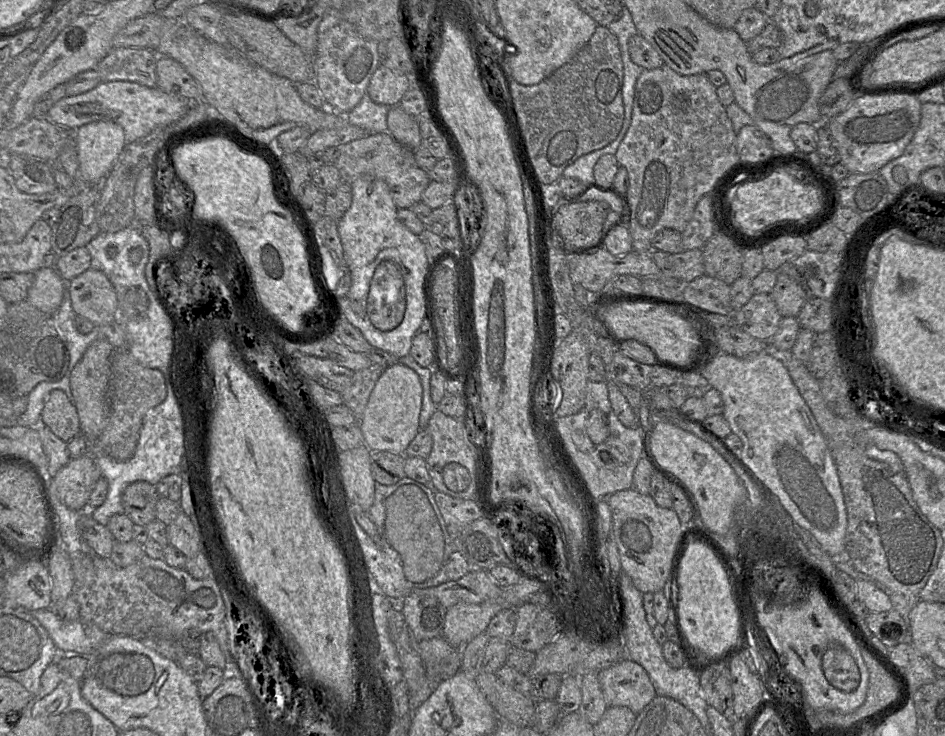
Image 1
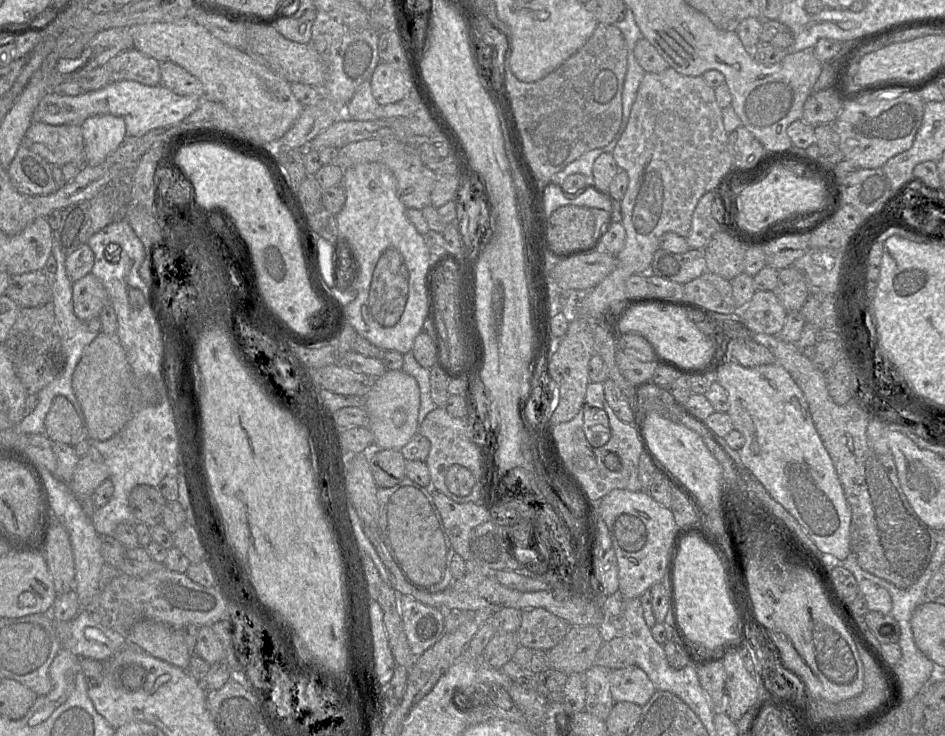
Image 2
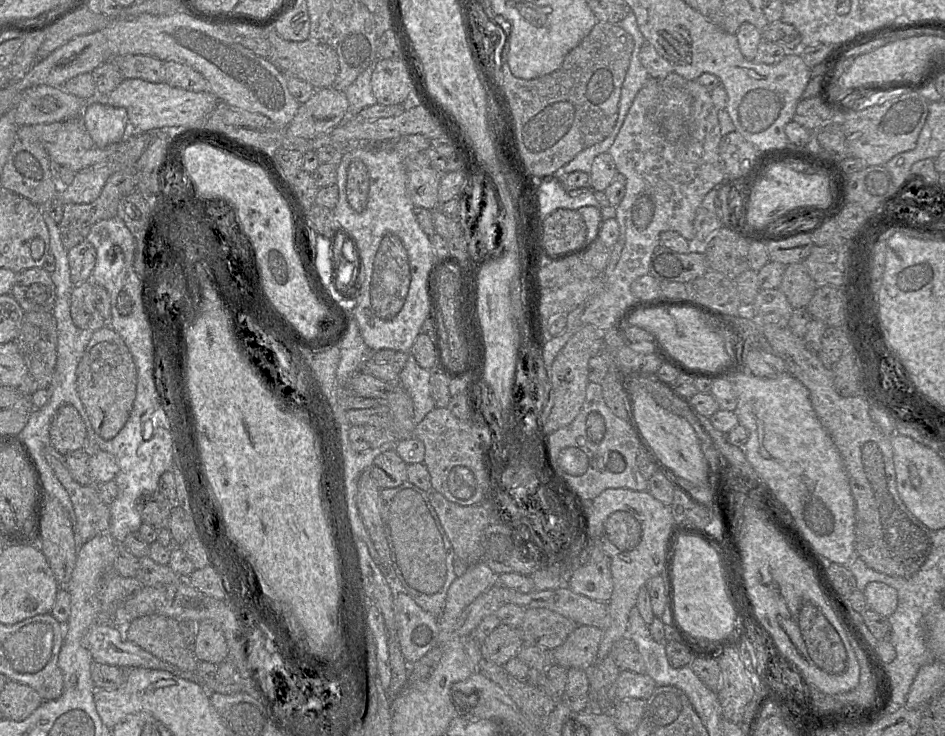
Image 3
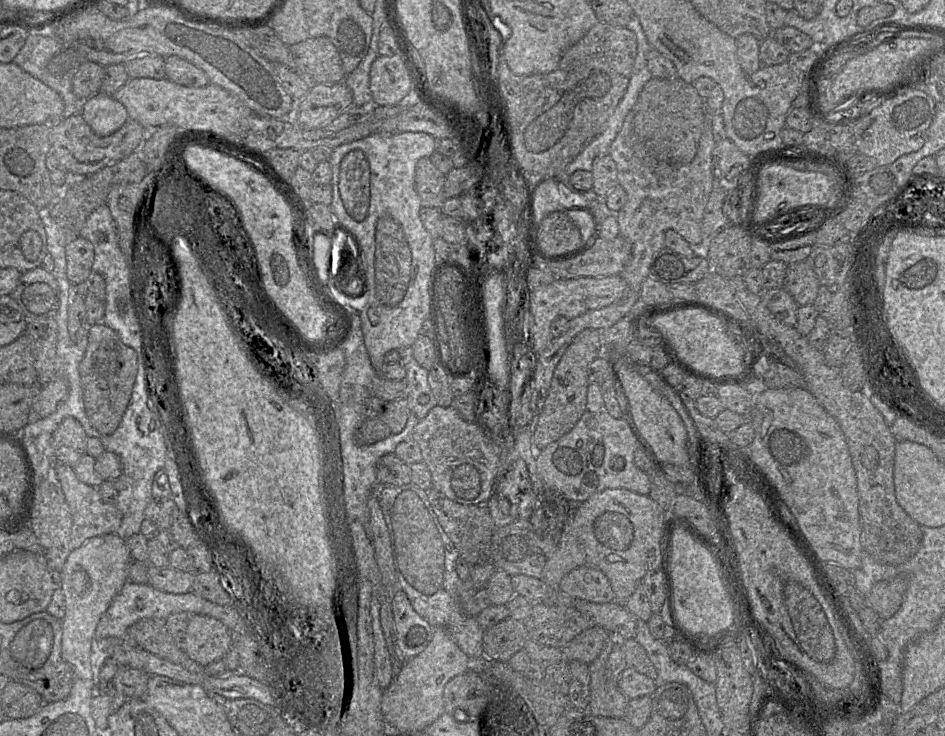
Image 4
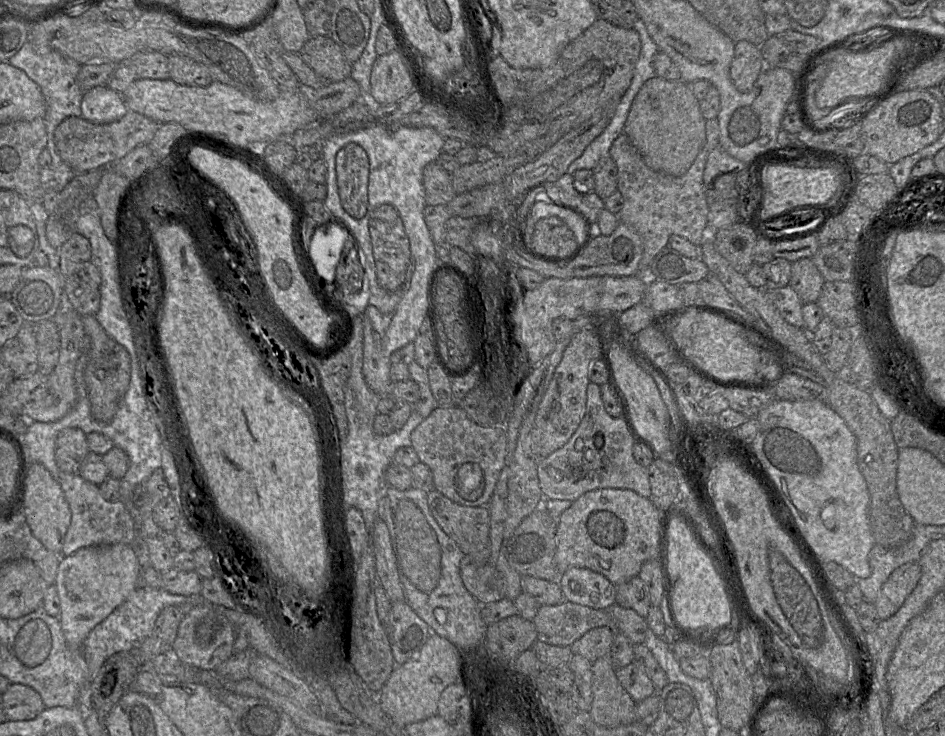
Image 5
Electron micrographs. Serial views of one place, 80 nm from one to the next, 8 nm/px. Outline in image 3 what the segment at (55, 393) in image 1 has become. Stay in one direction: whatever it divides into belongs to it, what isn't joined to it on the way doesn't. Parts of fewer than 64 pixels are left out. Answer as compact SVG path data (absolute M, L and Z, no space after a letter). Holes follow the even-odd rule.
M63 405L57 410L49 435L50 444L63 456L82 450L87 438L85 424L72 405Z

